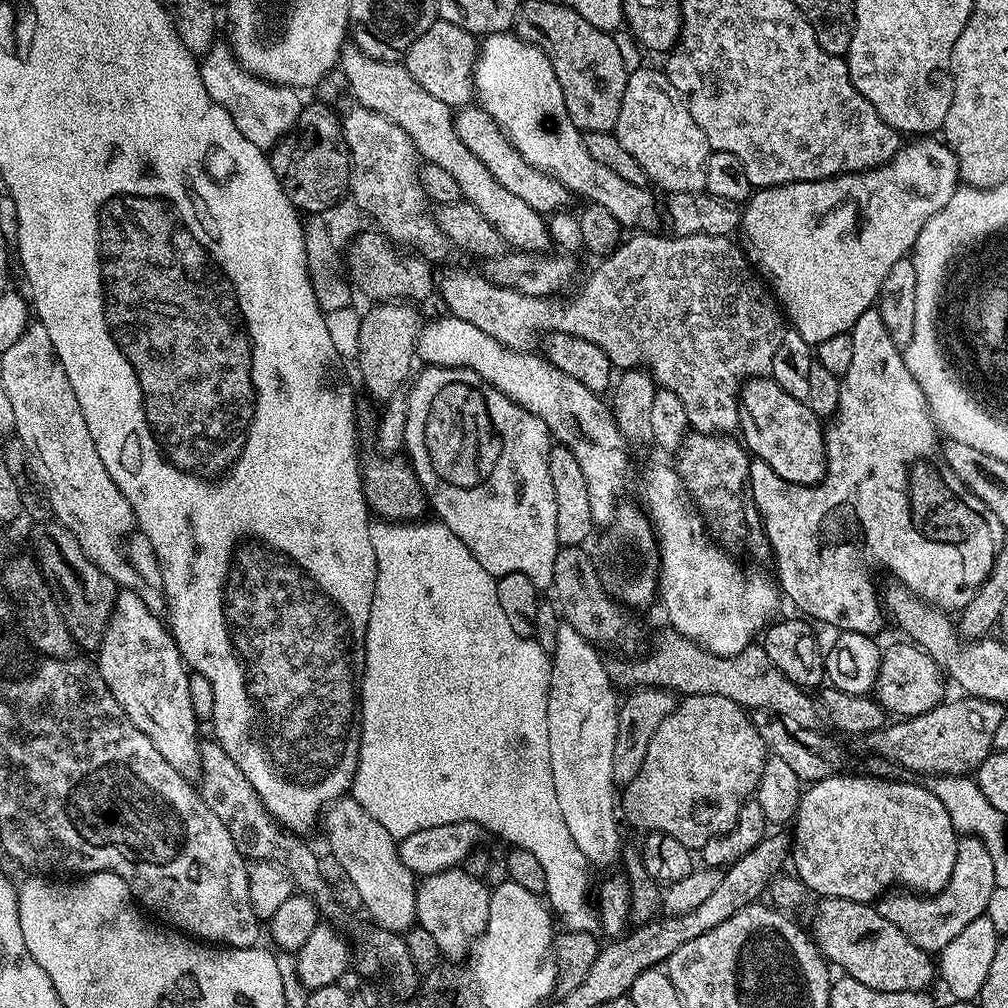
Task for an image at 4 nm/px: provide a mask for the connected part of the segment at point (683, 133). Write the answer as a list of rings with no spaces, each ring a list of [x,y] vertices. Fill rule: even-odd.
[[[635,68],[628,74],[626,90],[622,94],[622,110],[618,110],[618,122],[614,129],[618,142],[638,166],[648,176],[649,181],[670,192],[702,192],[706,186],[706,162],[710,151],[706,142],[706,134],[702,134],[702,126],[694,122],[694,114],[686,106],[682,94],[674,90],[667,71],[656,68]]]

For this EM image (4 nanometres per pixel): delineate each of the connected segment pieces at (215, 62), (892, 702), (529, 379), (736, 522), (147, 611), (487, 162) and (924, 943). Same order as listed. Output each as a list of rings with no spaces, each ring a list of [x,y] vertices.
[[[224,42],[213,43],[207,52],[203,53],[199,61],[202,82],[210,93],[210,98],[234,118],[234,126],[242,130],[245,138],[250,138],[254,146],[271,150],[283,136],[288,135],[296,123],[300,121],[302,107],[301,93],[284,84],[272,84],[269,80],[262,80],[259,76],[250,74],[236,60],[231,47]]]
[[[892,644],[883,649],[880,665],[878,666],[878,678],[874,689],[874,699],[884,707],[885,713],[896,718],[907,718],[926,714],[934,706],[938,706],[945,699],[945,677],[940,667],[915,644]]]
[[[440,314],[423,325],[416,345],[417,357],[433,368],[469,368],[506,398],[546,422],[557,445],[568,448],[578,458],[586,478],[593,525],[611,525],[616,512],[616,495],[628,484],[629,441],[618,430],[611,407],[597,393],[586,390],[578,378],[562,374],[558,366],[532,350],[517,350],[490,338],[486,330],[470,326],[462,318]]]
[[[689,434],[684,437],[684,445],[678,449],[674,467],[707,531],[717,541],[728,546],[744,544],[750,555],[767,557],[770,549],[768,539],[764,537],[764,525],[760,523],[760,514],[748,491],[750,453],[739,439],[732,439],[736,438],[724,434]]]
[[[117,591],[116,609],[112,611],[94,663],[118,706],[154,742],[158,754],[178,774],[196,778],[200,774],[200,740],[196,736],[198,721],[194,706],[190,706],[190,672],[171,631],[156,615],[139,591]]]
[[[479,106],[457,108],[454,112],[454,123],[462,145],[466,146],[471,154],[482,162],[483,166],[486,166],[486,170],[493,175],[499,186],[510,190],[510,194],[514,194],[515,197],[522,198],[522,201],[526,202],[526,206],[530,206],[541,214],[551,214],[569,207],[568,188],[562,186],[562,182],[558,182],[550,174],[530,166],[530,162],[526,162],[526,158],[522,158],[522,154],[518,154],[516,147],[508,141],[506,134],[494,122],[494,118],[490,118],[490,114],[486,114],[484,108]]]
[[[961,835],[956,841],[954,874],[950,874],[950,882],[946,882],[941,892],[917,894],[911,890],[892,890],[880,897],[878,907],[882,918],[898,926],[914,946],[929,954],[938,954],[950,946],[974,918],[987,913],[990,894],[994,894],[996,888],[994,858],[990,858],[990,850],[986,850],[978,836]]]

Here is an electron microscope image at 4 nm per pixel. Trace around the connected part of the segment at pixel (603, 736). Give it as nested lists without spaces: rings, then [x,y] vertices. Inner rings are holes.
[[[566,622],[561,623],[558,634],[556,635],[556,645],[550,654],[552,669],[550,670],[550,686],[548,687],[548,701],[546,702],[546,734],[550,734],[550,774],[554,774],[554,794],[558,794],[558,807],[562,810],[562,818],[566,822],[566,830],[570,830],[570,838],[574,838],[574,843],[578,845],[578,850],[582,850],[582,854],[593,865],[596,864],[600,868],[608,868],[612,863],[619,861],[622,856],[622,847],[620,848],[620,834],[616,830],[616,816],[618,820],[618,800],[612,795],[617,795],[618,786],[613,782],[614,778],[614,734],[618,734],[618,714],[620,713],[620,700],[617,685],[613,684],[608,677],[608,669],[605,661],[600,661],[597,645],[592,644],[586,638],[582,638],[582,634],[578,634],[578,630],[574,630],[574,626],[570,626]]]

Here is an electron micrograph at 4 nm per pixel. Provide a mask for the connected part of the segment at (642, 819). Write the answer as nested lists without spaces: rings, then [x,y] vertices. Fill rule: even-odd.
[[[718,694],[683,697],[675,710],[654,730],[654,738],[650,738],[638,778],[623,789],[623,819],[625,816],[634,827],[641,828],[641,833],[670,834],[670,838],[678,838],[682,846],[693,850],[704,848],[706,842],[730,831],[740,807],[753,799],[769,755],[764,739],[752,725],[751,715],[738,702],[730,702],[730,698],[722,698]]]

